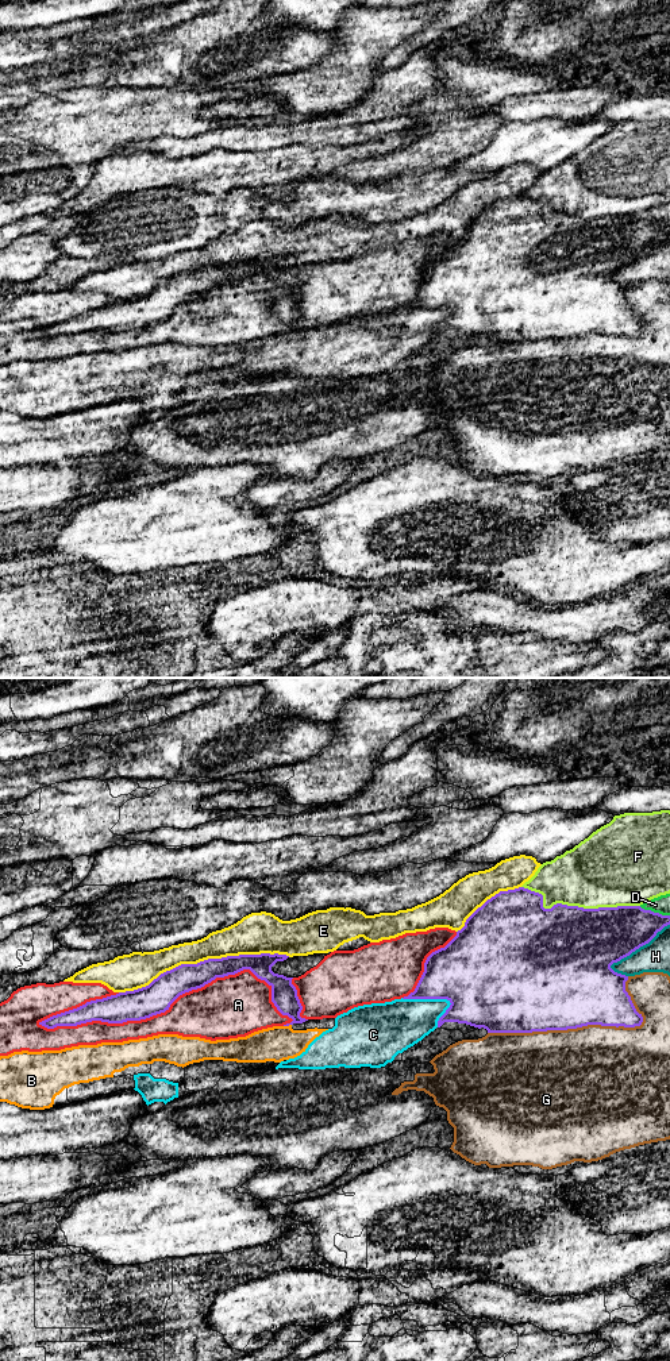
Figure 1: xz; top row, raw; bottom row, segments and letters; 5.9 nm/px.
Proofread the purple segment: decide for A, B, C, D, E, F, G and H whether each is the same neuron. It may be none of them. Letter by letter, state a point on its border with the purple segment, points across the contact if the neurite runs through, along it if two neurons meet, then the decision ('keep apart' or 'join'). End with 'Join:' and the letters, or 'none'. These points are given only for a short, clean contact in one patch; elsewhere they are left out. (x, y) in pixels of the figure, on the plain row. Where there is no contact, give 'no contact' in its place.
A: xz (173, 309) | keep apart
B: xz (287, 334) | keep apart
C: xz (427, 307) | keep apart
D: xz (653, 220) | keep apart
E: xz (204, 269) | keep apart
F: xz (576, 215) | keep apart
G: xz (568, 336) | keep apart
H: xz (639, 255) | keep apart
Join: none

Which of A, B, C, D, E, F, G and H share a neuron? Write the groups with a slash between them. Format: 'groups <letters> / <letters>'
groups A / B C / D / E / F / G / H

